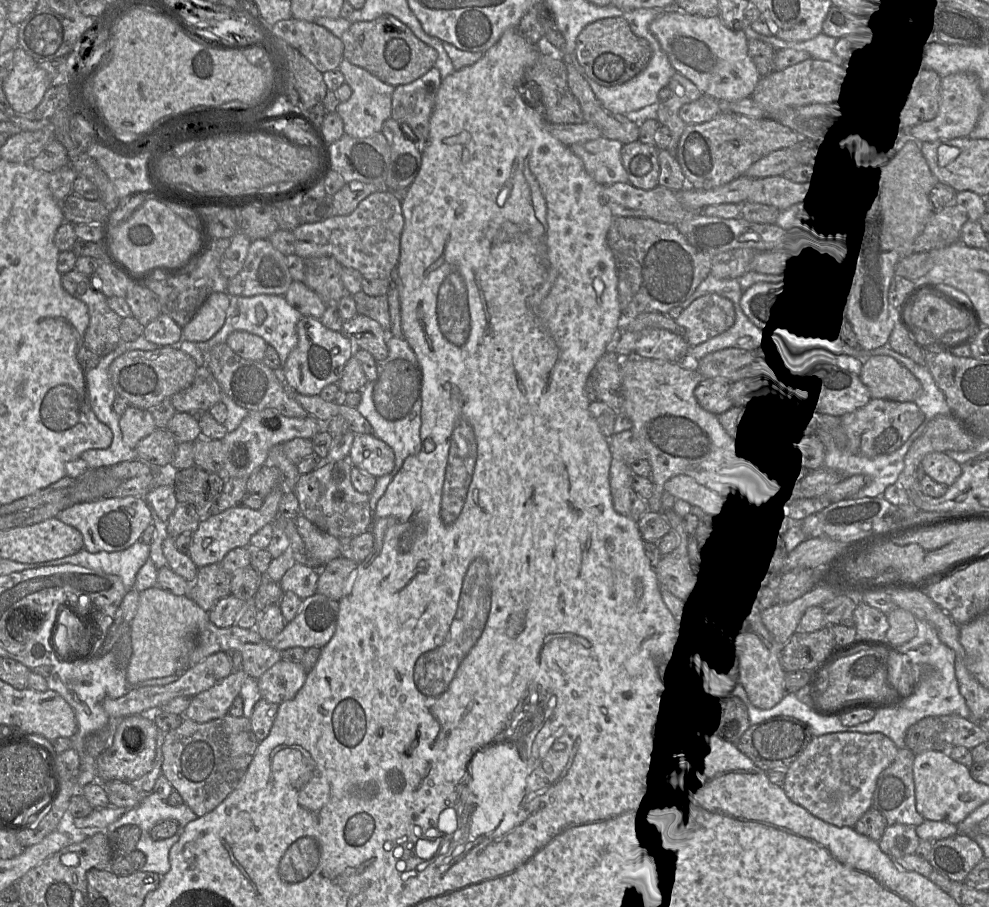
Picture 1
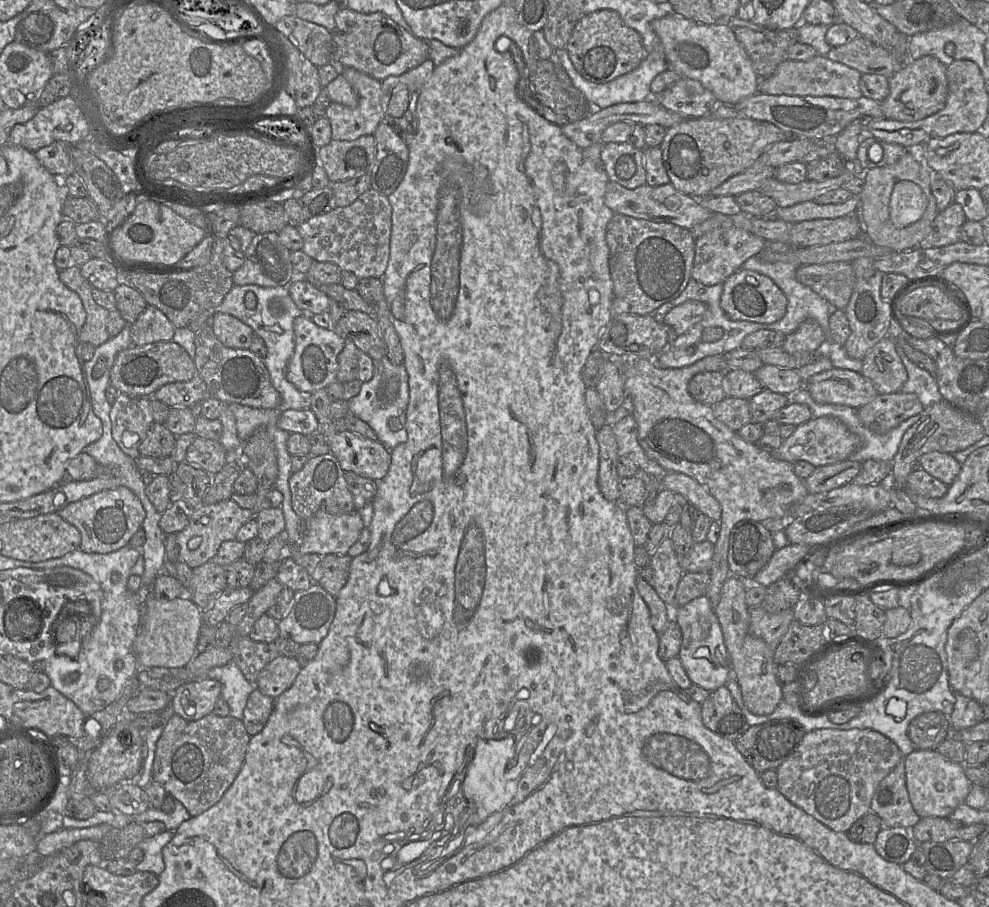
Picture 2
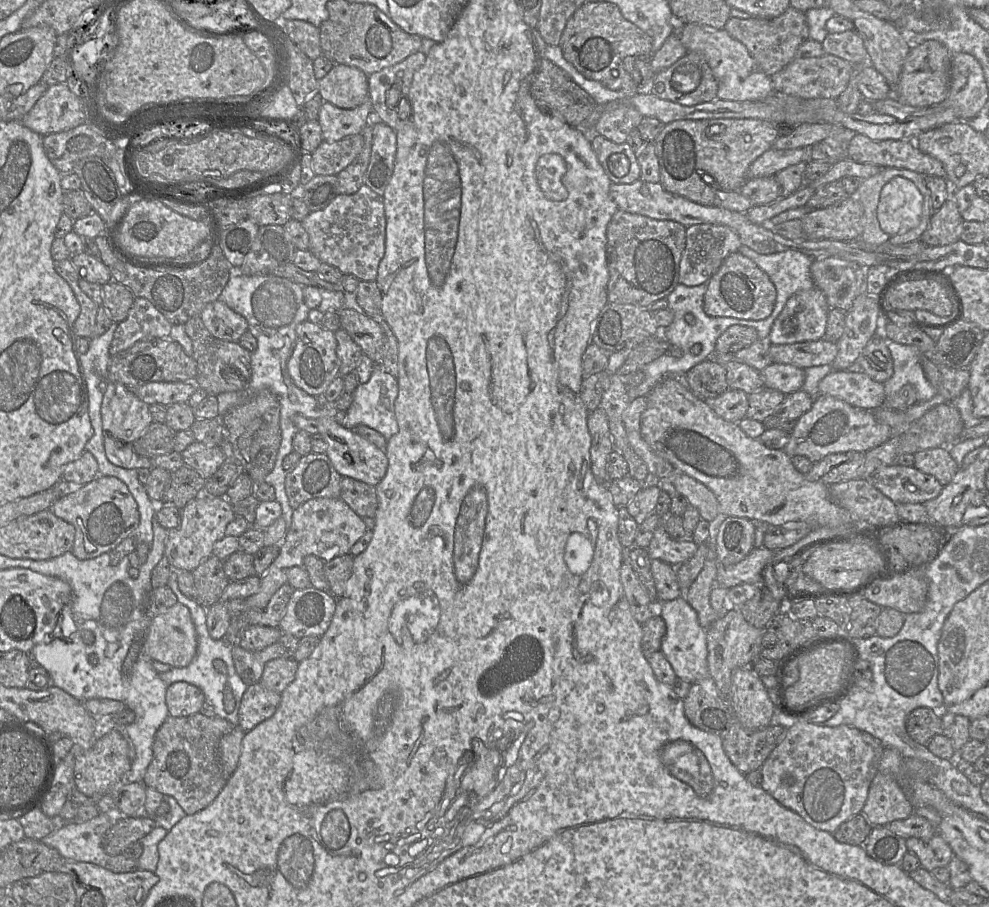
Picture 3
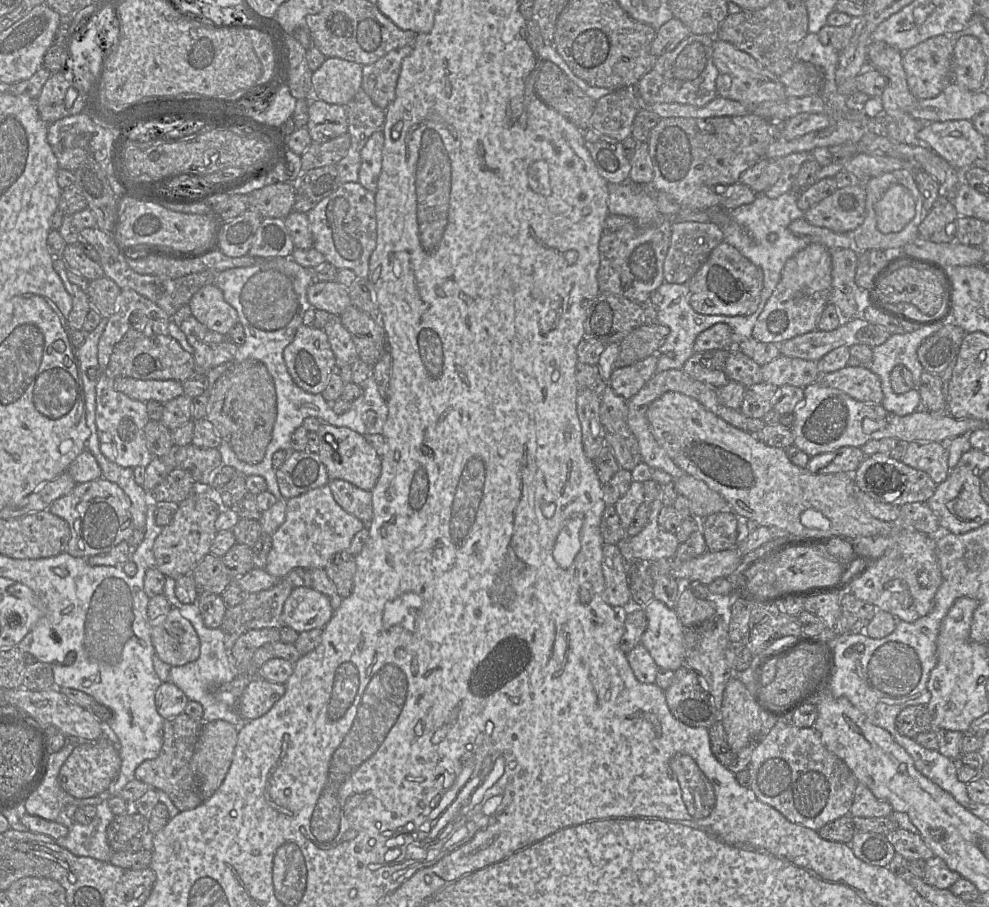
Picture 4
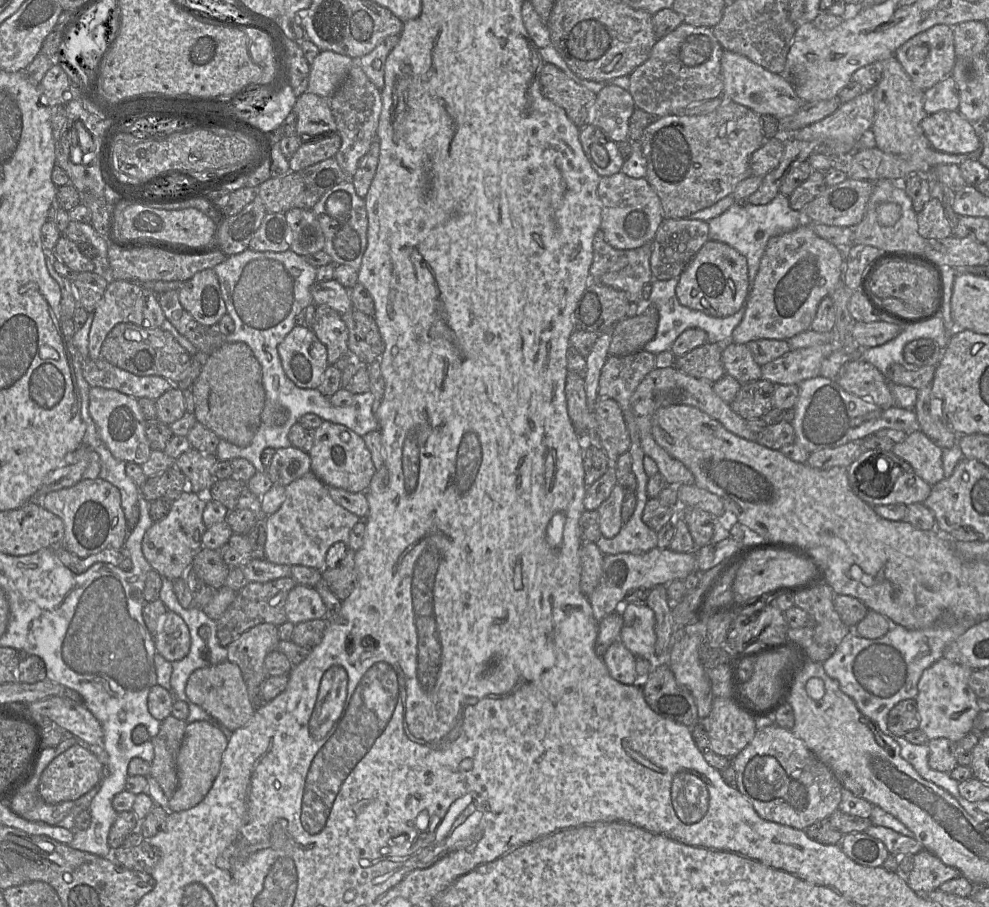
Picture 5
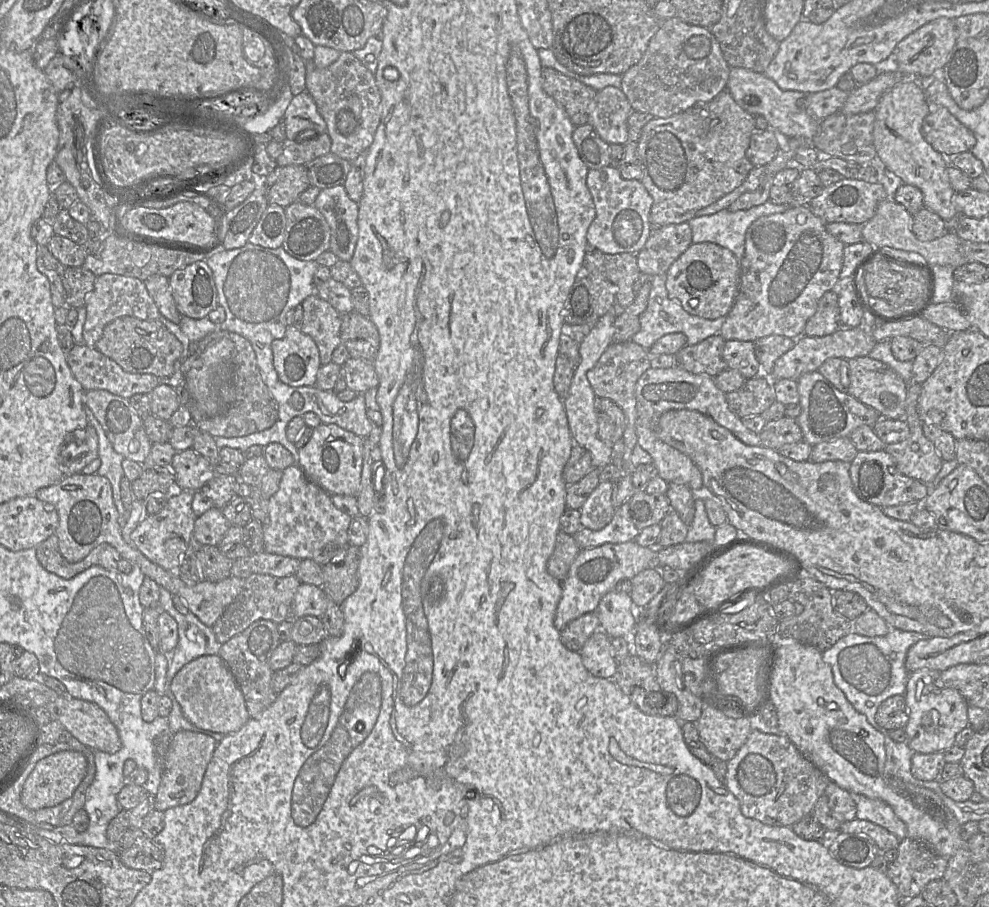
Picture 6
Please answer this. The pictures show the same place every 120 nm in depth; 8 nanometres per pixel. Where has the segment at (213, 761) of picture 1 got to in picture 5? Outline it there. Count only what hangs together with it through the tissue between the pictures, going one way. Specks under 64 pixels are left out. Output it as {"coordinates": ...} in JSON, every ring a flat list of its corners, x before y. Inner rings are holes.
{"coordinates":[[172,715,165,718,154,738,153,761,149,763,140,757,132,758,128,765,129,776,152,776,170,799,178,787,176,762,186,726,186,720]]}

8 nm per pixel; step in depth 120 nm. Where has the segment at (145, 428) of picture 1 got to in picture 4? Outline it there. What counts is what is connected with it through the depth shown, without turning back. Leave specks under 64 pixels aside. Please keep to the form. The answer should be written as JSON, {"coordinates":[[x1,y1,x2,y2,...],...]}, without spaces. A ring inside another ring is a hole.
{"coordinates":[[104,373,96,384,96,426,99,447,110,461,122,467,147,467,154,458,145,442,144,428,149,421,146,404,115,390,114,379]]}

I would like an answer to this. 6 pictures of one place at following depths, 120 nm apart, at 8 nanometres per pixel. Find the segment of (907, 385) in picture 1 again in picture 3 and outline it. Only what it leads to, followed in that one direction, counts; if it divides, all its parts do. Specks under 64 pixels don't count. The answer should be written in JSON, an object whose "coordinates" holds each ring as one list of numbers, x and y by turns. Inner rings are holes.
{"coordinates":[[875,336,860,353,856,362,861,365,864,373,882,384,890,379,894,372,893,359,885,338]]}

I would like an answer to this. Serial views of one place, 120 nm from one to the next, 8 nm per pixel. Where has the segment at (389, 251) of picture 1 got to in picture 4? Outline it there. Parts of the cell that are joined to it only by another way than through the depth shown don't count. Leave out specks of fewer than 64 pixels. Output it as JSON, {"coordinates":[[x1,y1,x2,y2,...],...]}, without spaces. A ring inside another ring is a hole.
{"coordinates":[[359,182,341,184,331,195,318,202,308,213,313,247,337,270,351,269,358,279,367,279,369,260,376,247,377,223,375,194]]}

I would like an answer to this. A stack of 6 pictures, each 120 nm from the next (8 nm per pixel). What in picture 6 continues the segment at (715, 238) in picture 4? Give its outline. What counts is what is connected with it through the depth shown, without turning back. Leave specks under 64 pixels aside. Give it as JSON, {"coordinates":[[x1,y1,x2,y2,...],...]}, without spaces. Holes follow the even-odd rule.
{"coordinates":[[688,222,653,228,642,249,636,254,640,272,655,276,666,274,672,263,692,244,692,231]]}

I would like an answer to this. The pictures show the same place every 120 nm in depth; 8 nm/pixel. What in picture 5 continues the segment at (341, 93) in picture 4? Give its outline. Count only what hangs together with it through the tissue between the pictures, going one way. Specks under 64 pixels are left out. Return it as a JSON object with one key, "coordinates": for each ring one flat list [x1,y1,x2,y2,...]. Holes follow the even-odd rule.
{"coordinates":[[320,51,310,65,307,91,330,98,347,77,353,61,333,51]]}

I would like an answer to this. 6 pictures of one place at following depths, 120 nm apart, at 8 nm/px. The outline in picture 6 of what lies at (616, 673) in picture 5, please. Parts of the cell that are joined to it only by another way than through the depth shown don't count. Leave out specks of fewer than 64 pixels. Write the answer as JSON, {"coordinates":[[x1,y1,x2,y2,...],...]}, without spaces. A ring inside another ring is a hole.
{"coordinates":[[597,631,580,650,583,665,595,677,613,680,618,661,612,654,609,636]]}

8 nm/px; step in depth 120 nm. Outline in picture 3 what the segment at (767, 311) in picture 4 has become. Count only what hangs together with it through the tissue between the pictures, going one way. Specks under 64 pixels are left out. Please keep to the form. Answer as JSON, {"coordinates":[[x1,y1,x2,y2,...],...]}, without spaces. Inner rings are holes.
{"coordinates":[[816,286,791,296,773,322,767,342,783,345,825,338,829,309]]}

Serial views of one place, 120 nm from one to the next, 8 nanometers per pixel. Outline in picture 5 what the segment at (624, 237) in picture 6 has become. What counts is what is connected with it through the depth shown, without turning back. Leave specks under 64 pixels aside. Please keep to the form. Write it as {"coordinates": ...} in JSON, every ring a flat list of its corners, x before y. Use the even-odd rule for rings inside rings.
{"coordinates":[[622,171,601,177,598,196,602,203,600,231,608,244,627,250,652,242,664,215,658,195,645,178,632,178]]}

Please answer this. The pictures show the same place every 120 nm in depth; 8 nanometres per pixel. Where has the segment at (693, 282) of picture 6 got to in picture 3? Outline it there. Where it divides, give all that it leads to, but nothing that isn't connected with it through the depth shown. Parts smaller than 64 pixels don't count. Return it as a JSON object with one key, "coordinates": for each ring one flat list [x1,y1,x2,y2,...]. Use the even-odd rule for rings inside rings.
{"coordinates":[[738,251,730,254,707,282,703,309,707,315,712,317,763,320,771,315,776,297,776,288,768,275,751,259]]}

